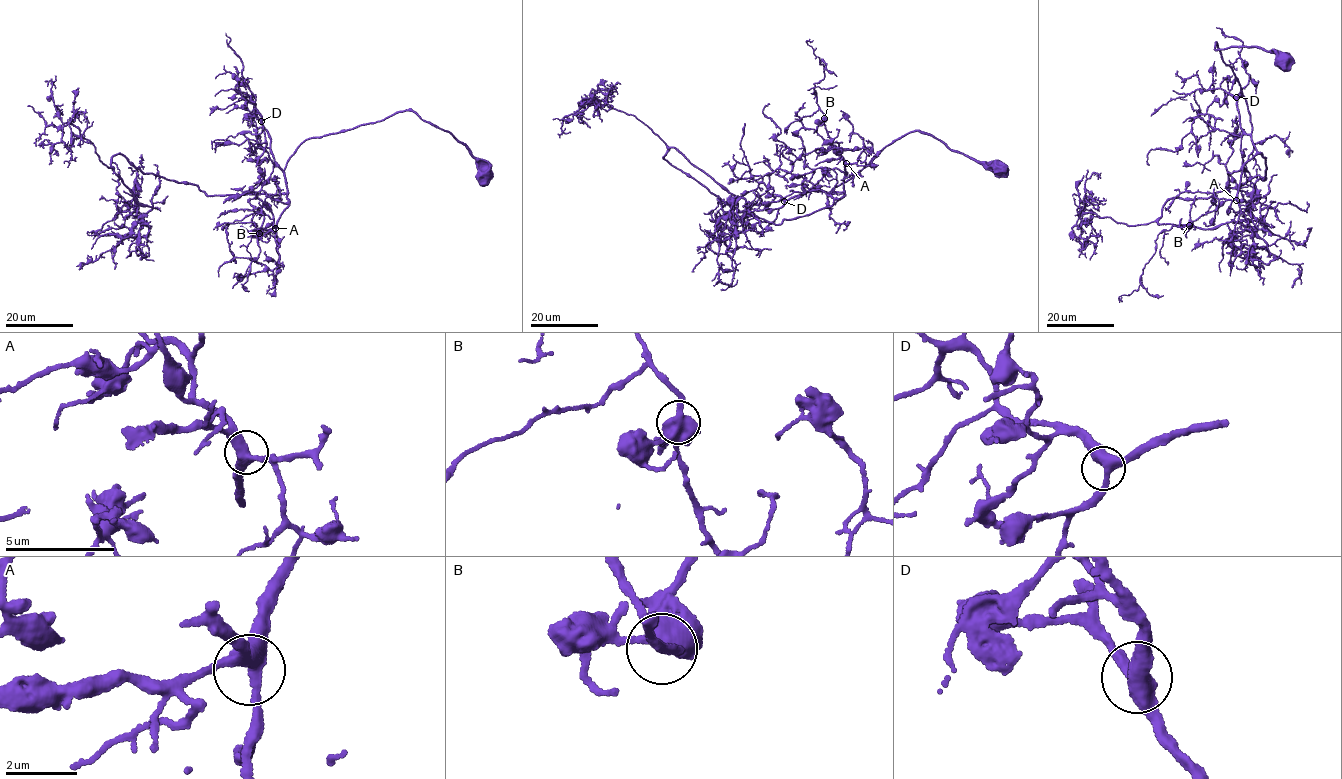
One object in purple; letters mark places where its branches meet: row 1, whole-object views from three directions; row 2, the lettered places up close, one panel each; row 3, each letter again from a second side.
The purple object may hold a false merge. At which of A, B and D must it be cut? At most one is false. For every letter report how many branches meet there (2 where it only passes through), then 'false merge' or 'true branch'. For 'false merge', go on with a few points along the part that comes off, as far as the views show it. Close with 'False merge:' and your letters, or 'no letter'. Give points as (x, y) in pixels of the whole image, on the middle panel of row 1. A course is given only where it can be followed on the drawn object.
A: 3 branches meet; true branch
B: 3 branches meet; true branch
D: 3 branches meet; true branch
False merge: no letter

